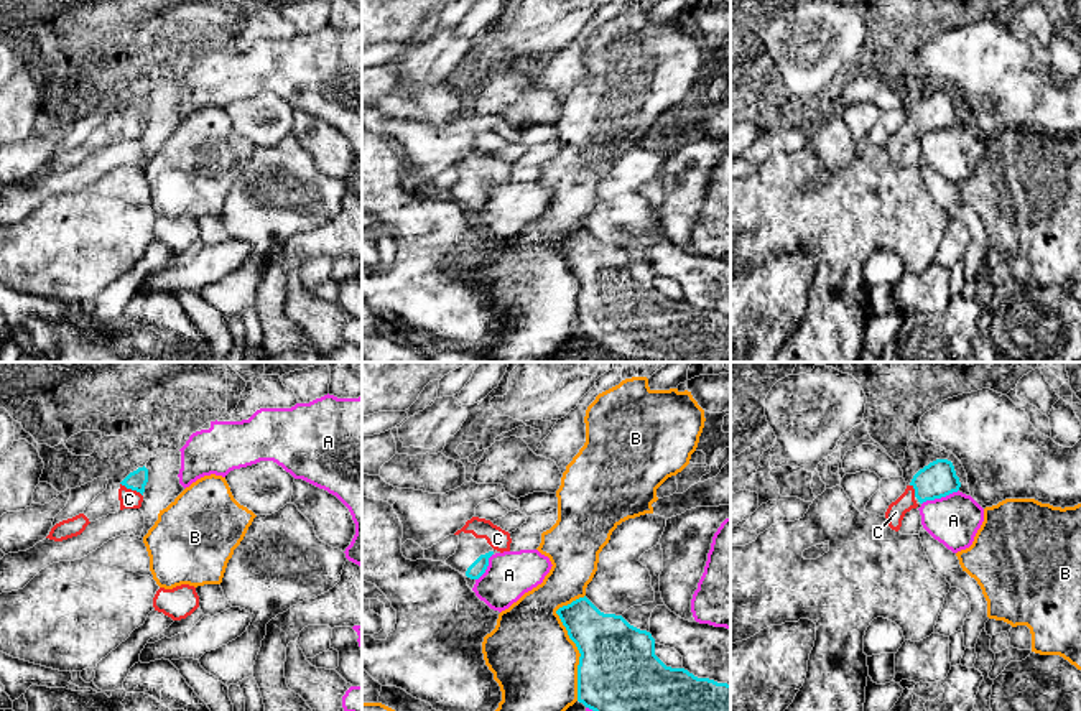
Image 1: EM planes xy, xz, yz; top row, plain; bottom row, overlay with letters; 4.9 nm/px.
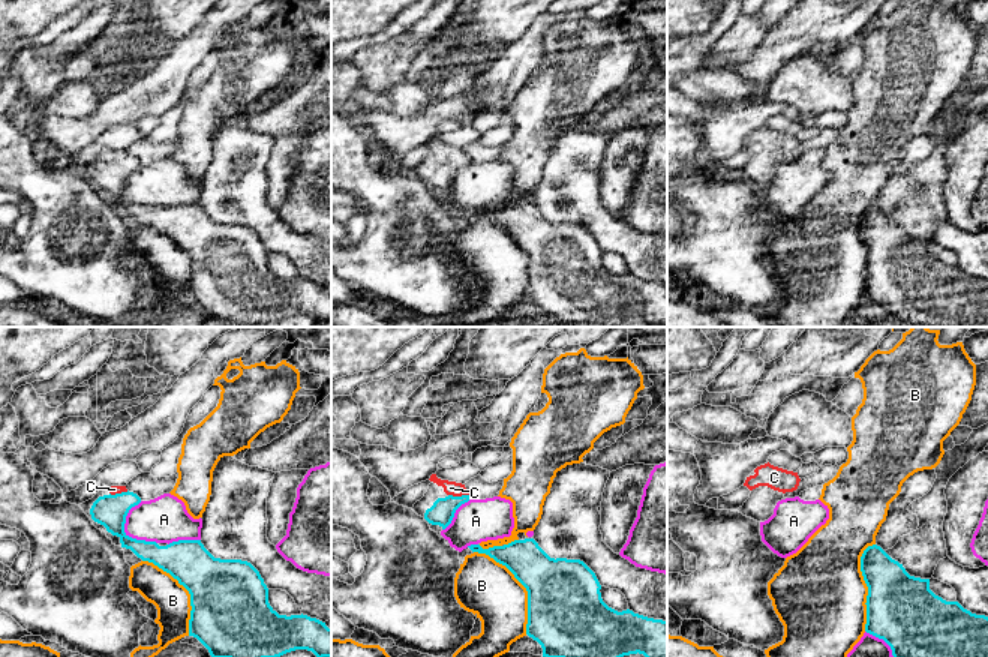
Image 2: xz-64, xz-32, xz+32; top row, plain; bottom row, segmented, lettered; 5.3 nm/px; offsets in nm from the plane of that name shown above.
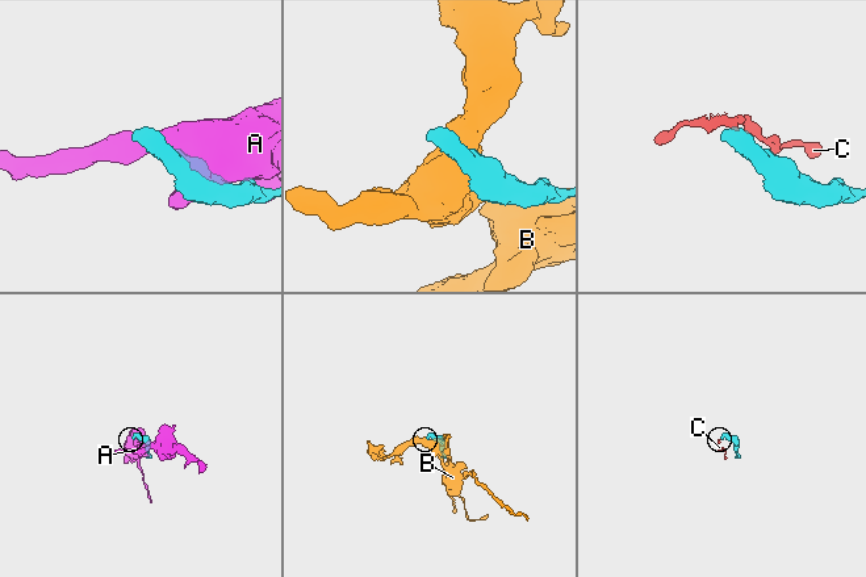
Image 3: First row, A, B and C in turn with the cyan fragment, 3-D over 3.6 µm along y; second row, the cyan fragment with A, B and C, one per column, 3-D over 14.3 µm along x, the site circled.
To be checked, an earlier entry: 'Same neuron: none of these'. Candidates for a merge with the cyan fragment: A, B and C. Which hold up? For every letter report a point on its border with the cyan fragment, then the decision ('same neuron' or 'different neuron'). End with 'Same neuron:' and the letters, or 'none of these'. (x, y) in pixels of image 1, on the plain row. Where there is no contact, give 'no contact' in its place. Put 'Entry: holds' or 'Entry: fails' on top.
Entry: fails
A: yz (940, 129) | different neuron
B: xz (573, 272) | different neuron
C: xy (132, 120) | same neuron
Same neuron: C

